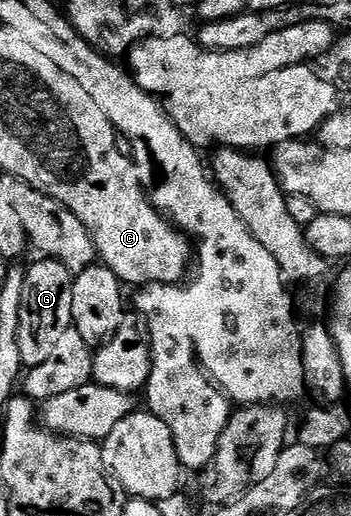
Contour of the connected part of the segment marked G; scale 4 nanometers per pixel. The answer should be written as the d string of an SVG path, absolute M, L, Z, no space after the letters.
M45 257L25 268L26 280L20 301L20 357L23 368L42 364L51 353L59 338L72 325L72 285L74 275L60 261Z

